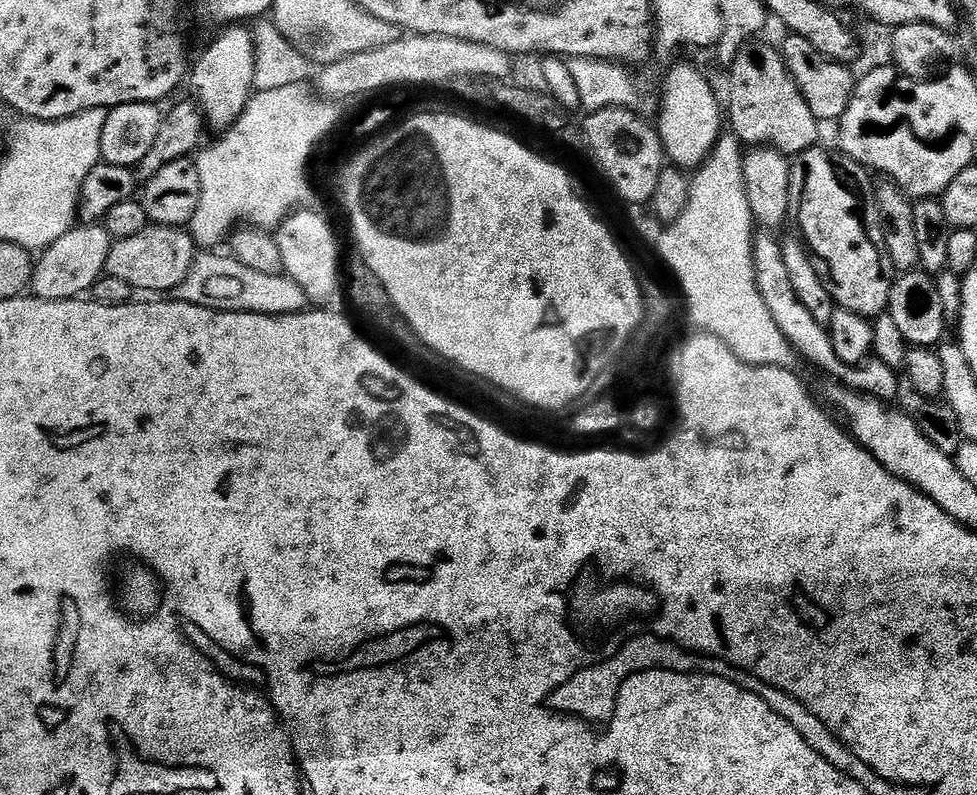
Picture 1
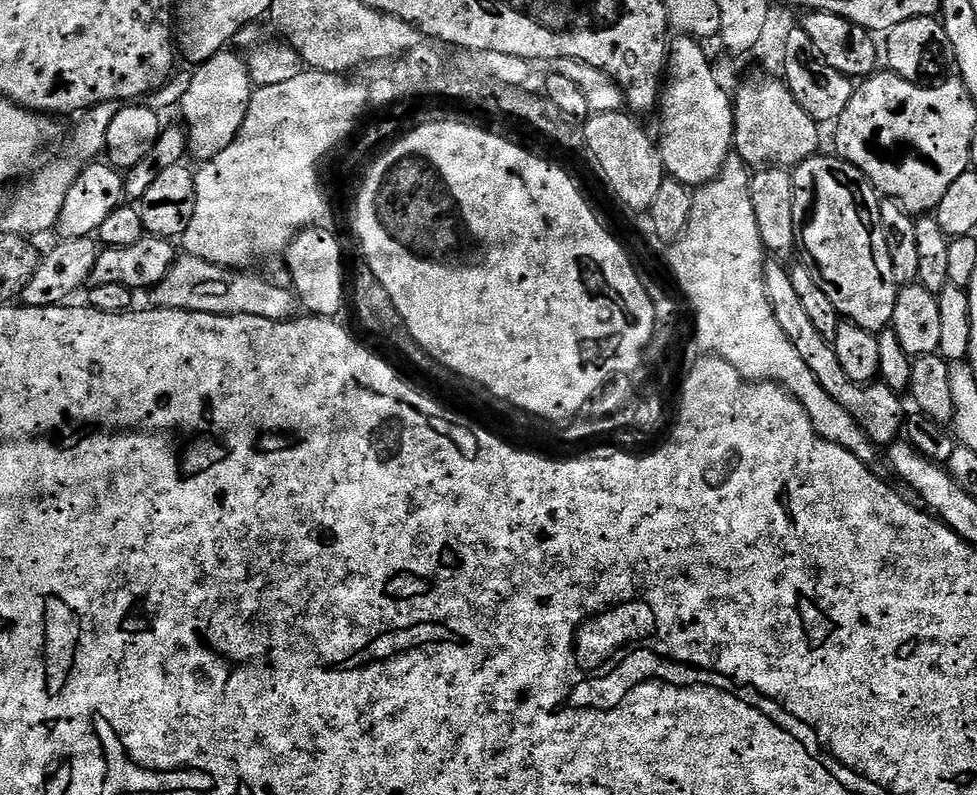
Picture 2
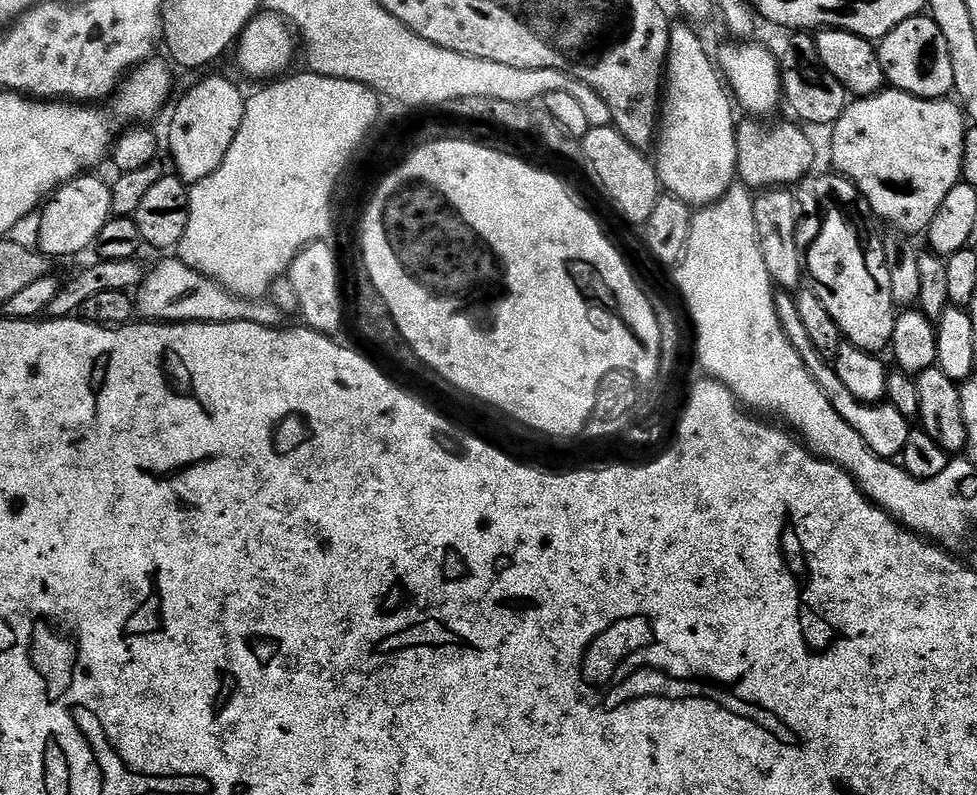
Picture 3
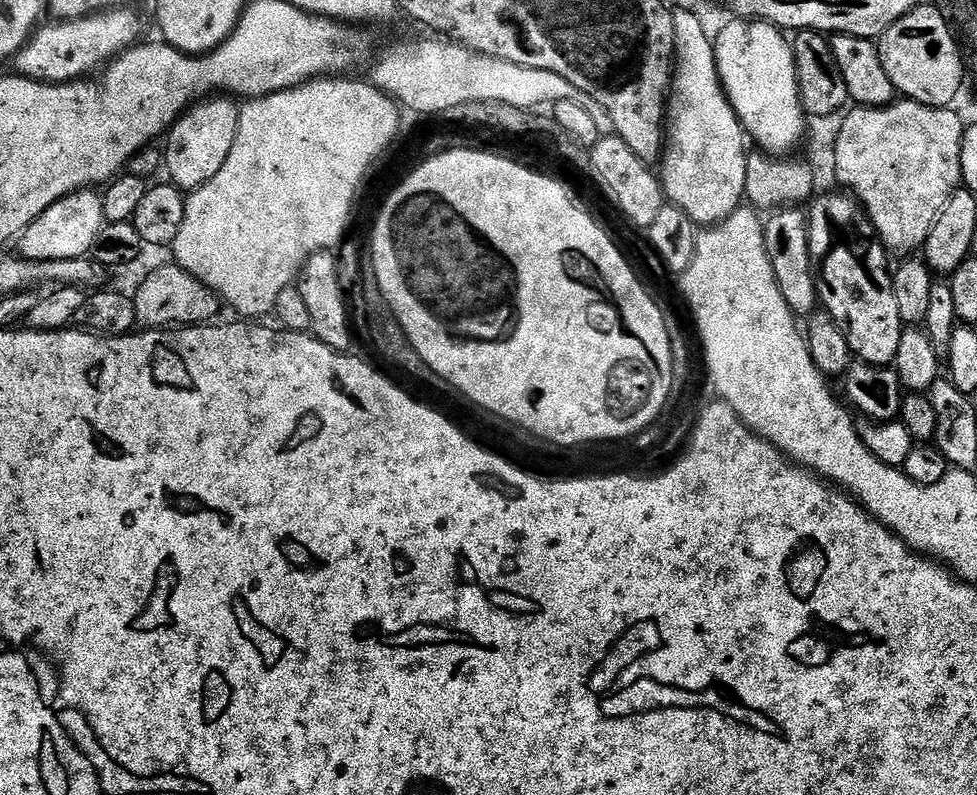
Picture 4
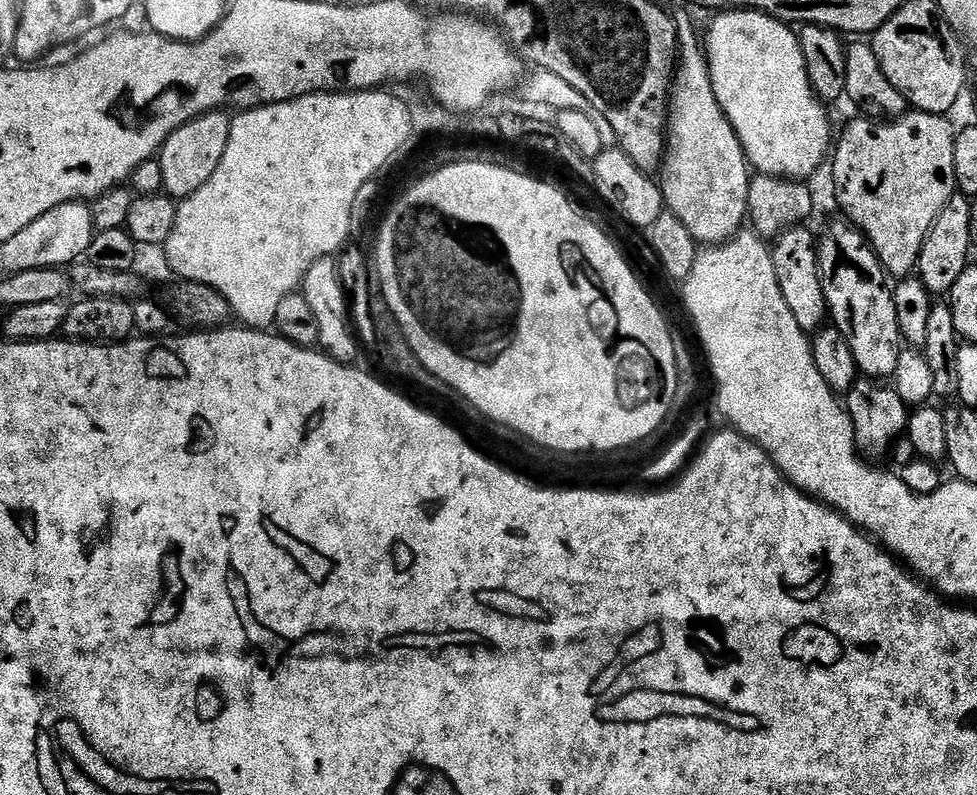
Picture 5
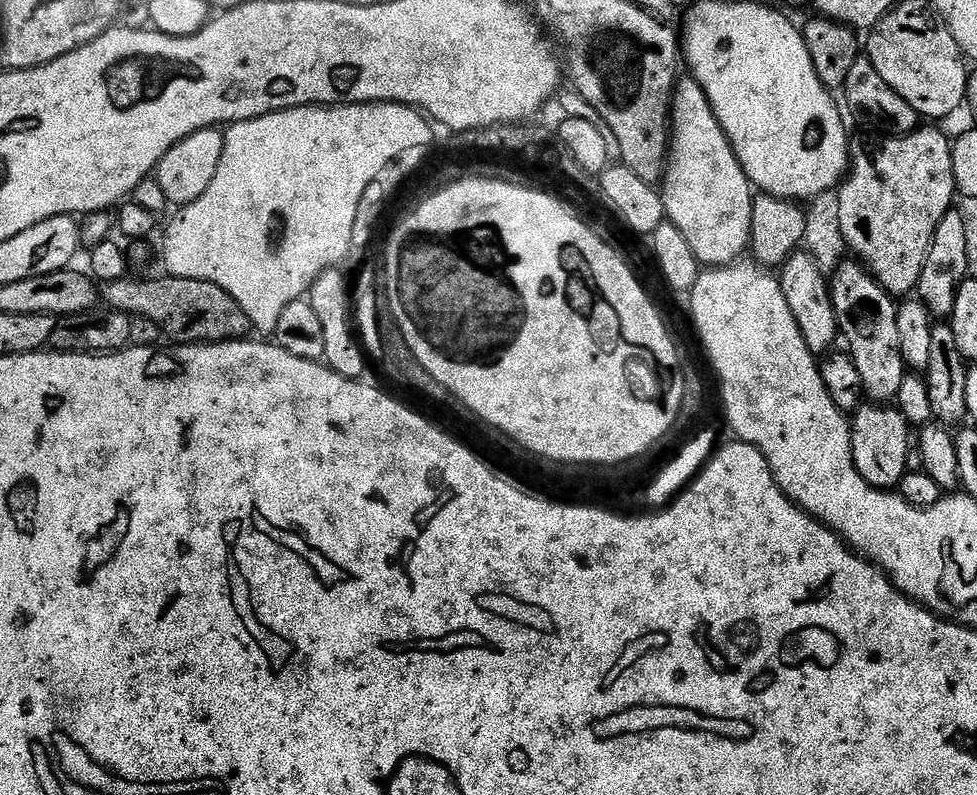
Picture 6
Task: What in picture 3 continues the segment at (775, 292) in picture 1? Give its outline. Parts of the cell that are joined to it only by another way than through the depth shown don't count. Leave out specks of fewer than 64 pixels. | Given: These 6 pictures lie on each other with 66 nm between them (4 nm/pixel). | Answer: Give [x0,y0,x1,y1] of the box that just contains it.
[776,291,912,459]

